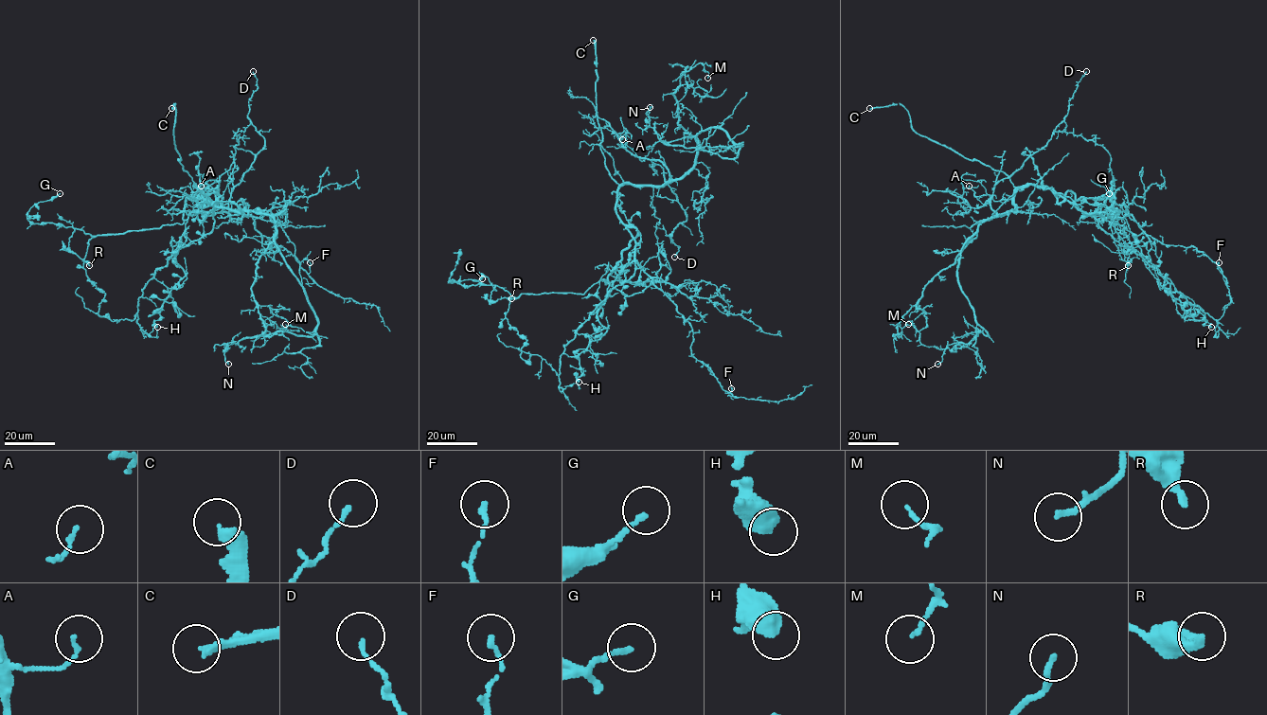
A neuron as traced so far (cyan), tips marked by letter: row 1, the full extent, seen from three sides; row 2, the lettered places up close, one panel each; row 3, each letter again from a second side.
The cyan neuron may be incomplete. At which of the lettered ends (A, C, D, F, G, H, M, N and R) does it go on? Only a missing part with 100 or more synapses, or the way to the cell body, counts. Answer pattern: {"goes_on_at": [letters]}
{"goes_on_at": ["C"]}

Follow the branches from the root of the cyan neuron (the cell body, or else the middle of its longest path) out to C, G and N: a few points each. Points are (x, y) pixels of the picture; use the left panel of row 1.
C: (196, 186), (178, 160), (180, 156), (173, 137), (174, 103), (171, 108)
G: (196, 186), (213, 203), (202, 221), (191, 211), (182, 223), (96, 236), (27, 220), (31, 207), (60, 193)
N: (196, 186), (208, 203), (274, 219), (275, 243), (318, 323), (312, 336), (280, 330), (227, 343), (228, 364)

